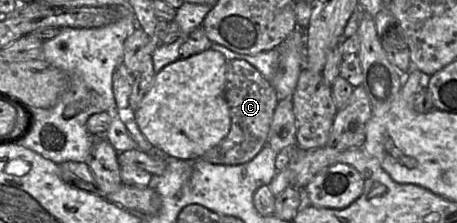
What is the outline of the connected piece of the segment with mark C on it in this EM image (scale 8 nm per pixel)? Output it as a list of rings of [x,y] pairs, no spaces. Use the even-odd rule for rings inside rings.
[[[241,59],[228,61],[225,99],[230,111],[230,130],[225,138],[200,158],[213,164],[239,165],[252,160],[268,142],[268,134],[278,103],[277,94],[262,74]]]

